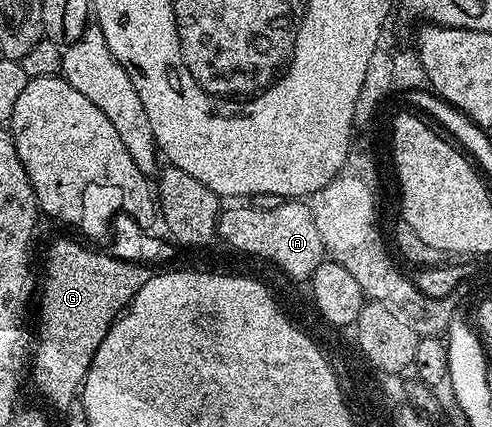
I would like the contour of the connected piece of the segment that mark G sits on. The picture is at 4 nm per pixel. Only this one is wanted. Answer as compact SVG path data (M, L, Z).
M59 237L55 241L54 252L50 259L50 284L46 290L45 325L43 327L41 355L38 358L38 382L42 390L53 398L59 406L70 401L70 395L78 384L83 372L88 372L92 360L96 356L96 348L108 336L111 326L118 321L120 312L125 311L134 301L136 292L144 288L150 279L151 271L141 262L125 262L110 252L101 254L98 250L89 250L78 242L69 242Z

